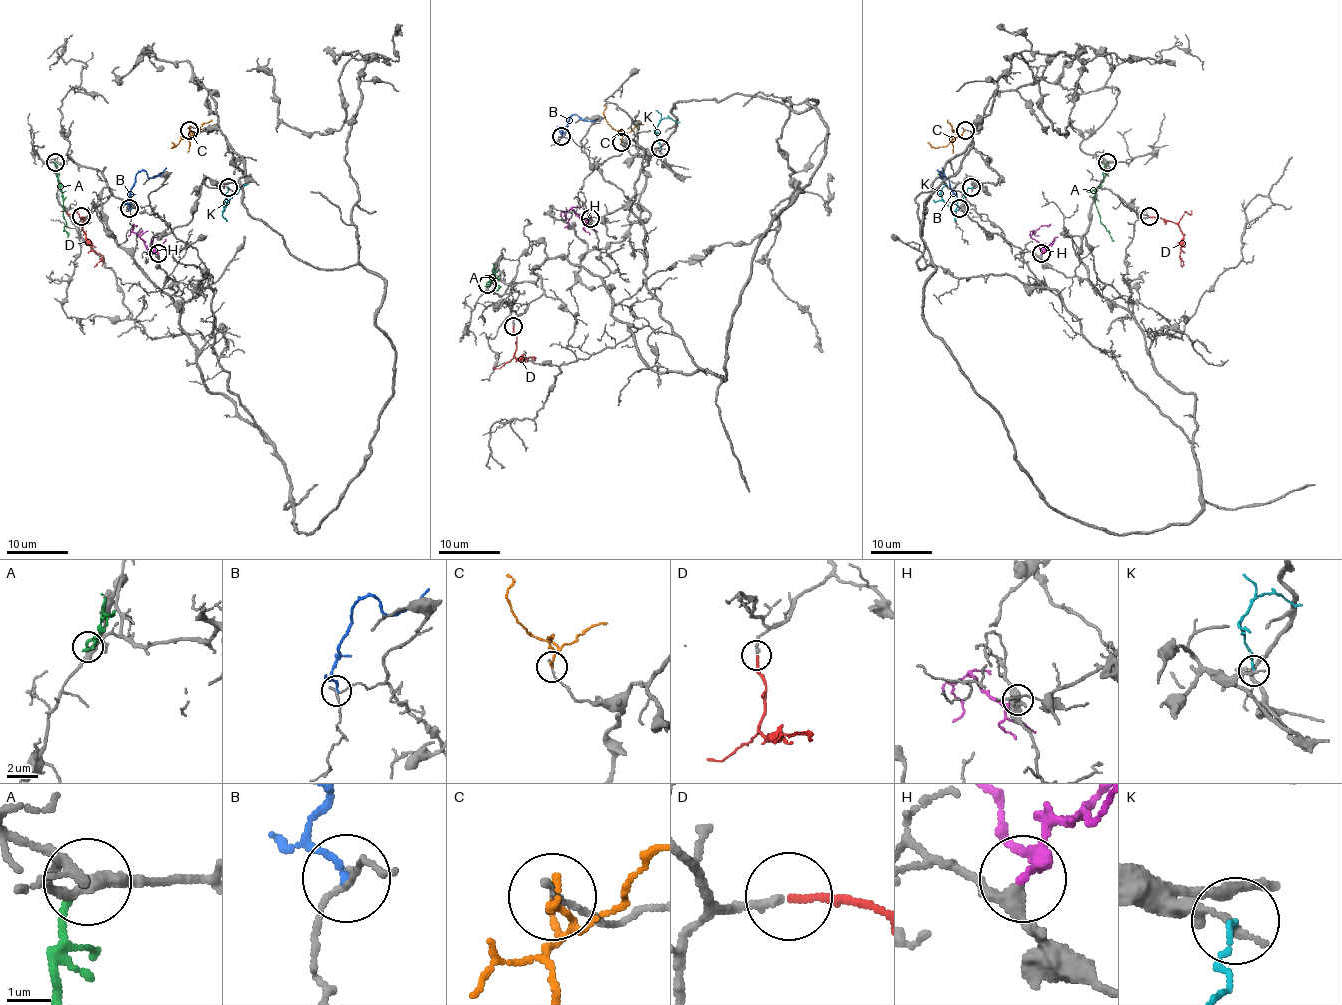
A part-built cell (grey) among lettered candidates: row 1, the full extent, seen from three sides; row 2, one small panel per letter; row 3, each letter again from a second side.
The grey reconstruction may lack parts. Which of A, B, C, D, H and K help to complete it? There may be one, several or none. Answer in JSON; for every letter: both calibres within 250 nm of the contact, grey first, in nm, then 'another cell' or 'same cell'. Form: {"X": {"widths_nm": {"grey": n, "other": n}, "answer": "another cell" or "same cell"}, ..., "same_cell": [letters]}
{"A": {"widths_nm": {"grey": 280, "other": 160}, "answer": "same cell"}, "B": {"widths_nm": {"grey": 130, "other": 140}, "answer": "another cell"}, "C": {"widths_nm": {"grey": 160, "other": 110}, "answer": "another cell"}, "D": {"widths_nm": {"grey": 190, "other": 160}, "answer": "same cell"}, "H": {"widths_nm": {"grey": 320, "other": 180}, "answer": "another cell"}, "K": {"widths_nm": {"grey": 140, "other": 110}, "answer": "another cell"}, "same_cell": ["A", "D"]}

